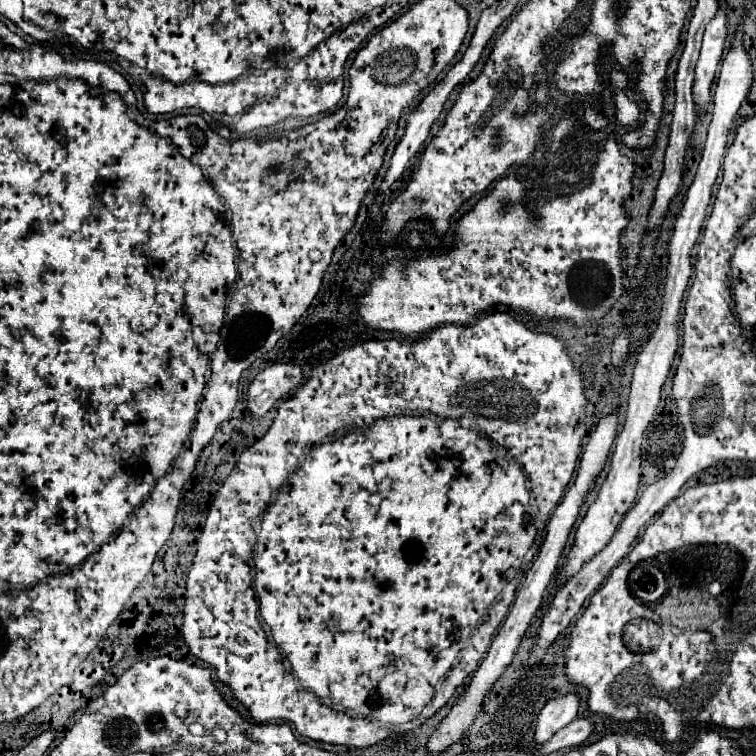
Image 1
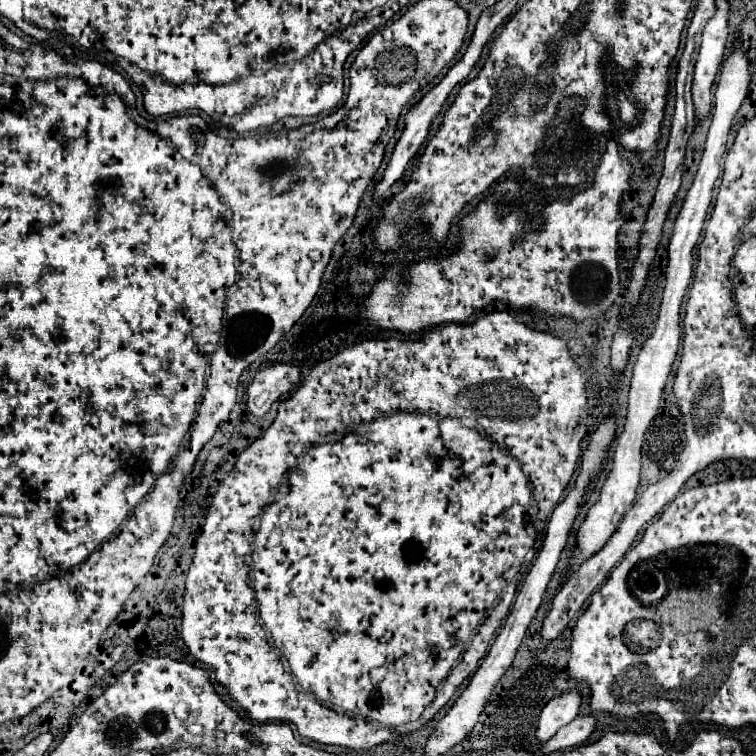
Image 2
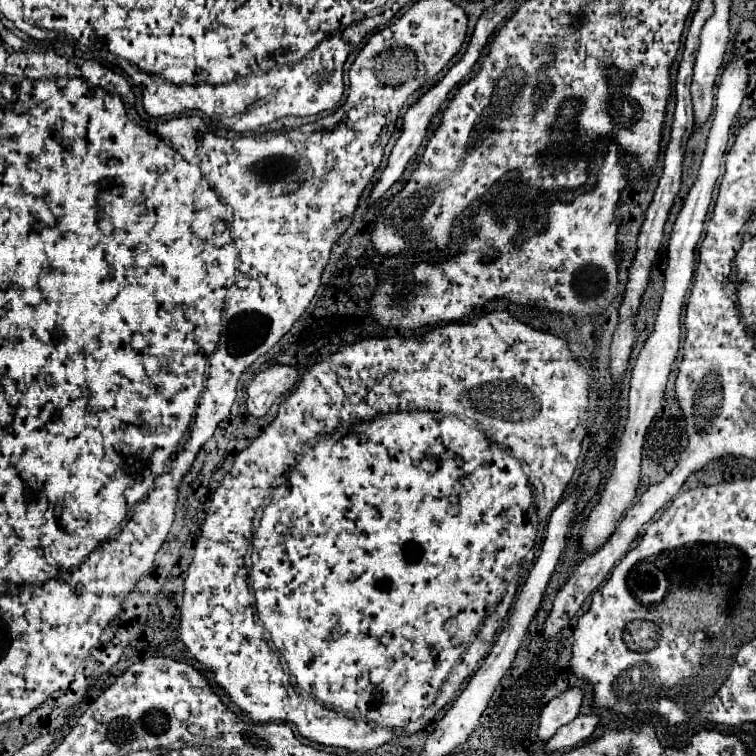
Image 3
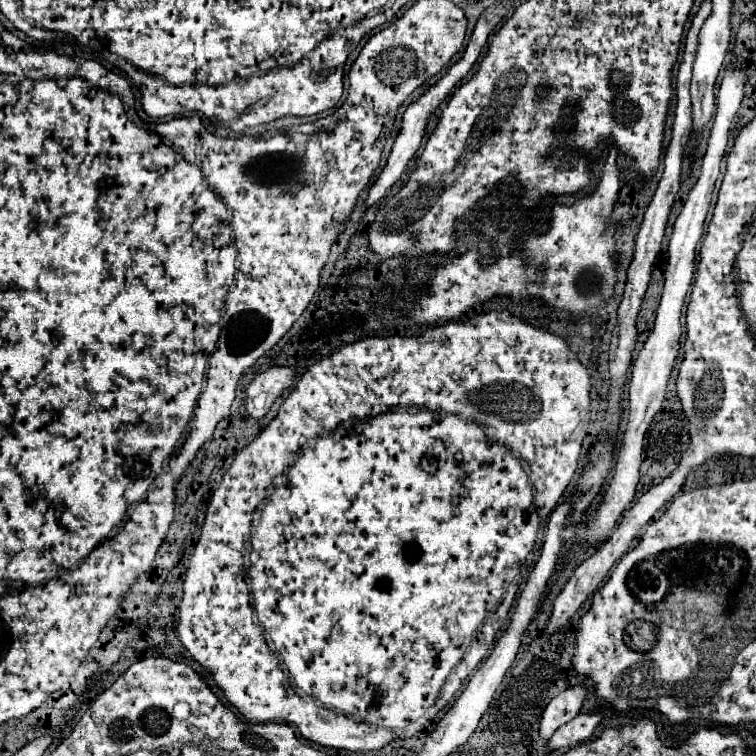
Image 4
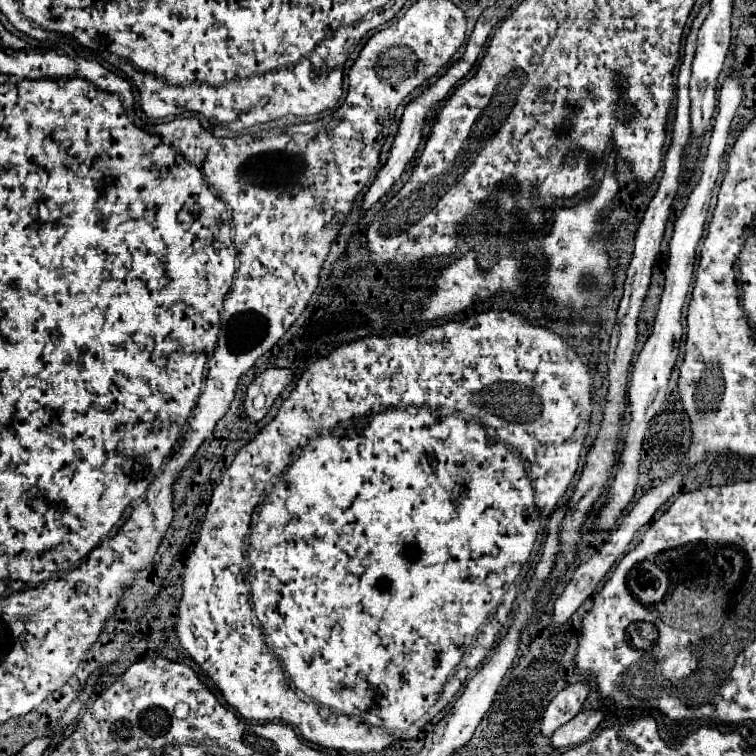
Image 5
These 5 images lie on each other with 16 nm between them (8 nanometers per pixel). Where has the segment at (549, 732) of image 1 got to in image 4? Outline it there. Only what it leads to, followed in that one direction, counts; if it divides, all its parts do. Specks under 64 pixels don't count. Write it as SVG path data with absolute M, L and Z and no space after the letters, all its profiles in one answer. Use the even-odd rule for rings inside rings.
M572 686L568 690L560 692L554 700L550 700L550 704L544 708L542 718L540 718L540 736L544 740L552 738L552 734L560 726L564 726L572 718L576 718L584 696L586 696L586 690L582 686Z

